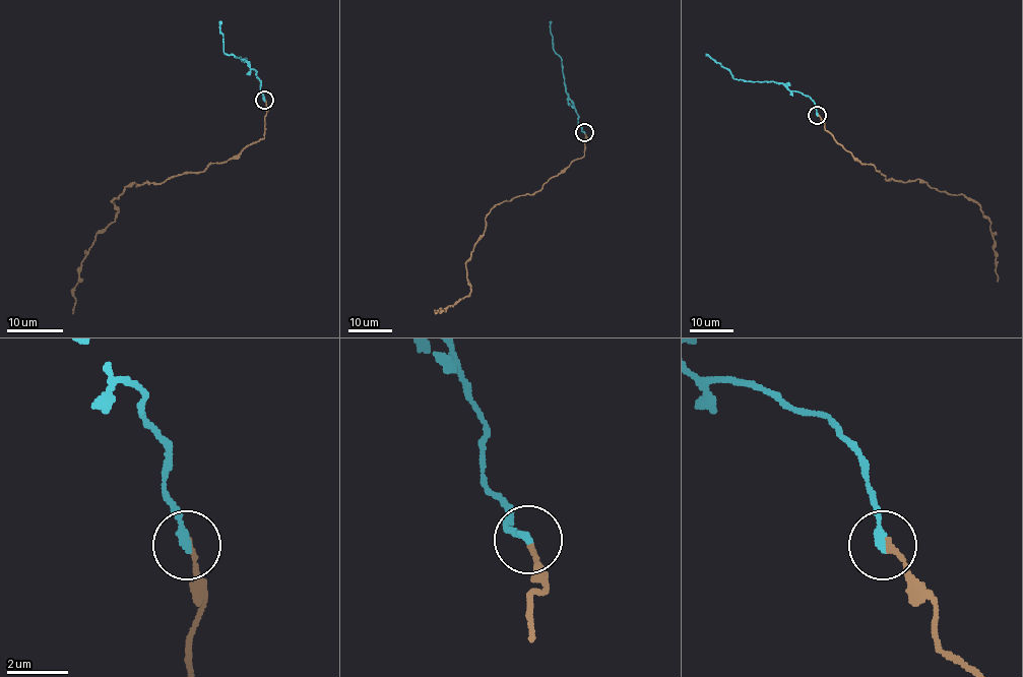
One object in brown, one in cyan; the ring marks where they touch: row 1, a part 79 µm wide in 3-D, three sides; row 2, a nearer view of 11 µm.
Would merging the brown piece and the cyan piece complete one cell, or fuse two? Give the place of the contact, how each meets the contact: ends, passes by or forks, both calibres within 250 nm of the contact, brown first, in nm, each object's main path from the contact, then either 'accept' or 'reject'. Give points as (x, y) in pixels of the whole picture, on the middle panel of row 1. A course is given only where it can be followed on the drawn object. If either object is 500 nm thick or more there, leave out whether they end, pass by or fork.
place (584, 132); brown ends; cyan ends; calibres 160 and 260 nm; course brown (584, 132), (582, 157), (536, 192), (498, 203), (486, 218), (486, 230), (465, 263), (469, 295), (435, 313); course cyan (584, 132), (565, 88), (562, 59), (553, 49), (551, 21); accept

